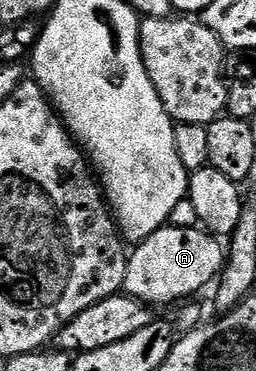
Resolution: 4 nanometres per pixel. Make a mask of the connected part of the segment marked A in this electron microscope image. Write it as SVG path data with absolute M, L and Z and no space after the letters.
M167 226L156 230L156 234L143 240L129 253L124 292L151 306L170 304L173 300L182 302L193 297L190 295L200 291L205 284L213 285L223 267L224 244L221 239L215 238L201 227Z

